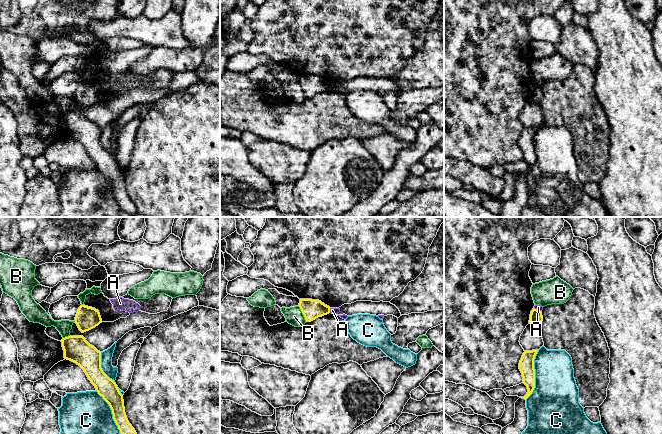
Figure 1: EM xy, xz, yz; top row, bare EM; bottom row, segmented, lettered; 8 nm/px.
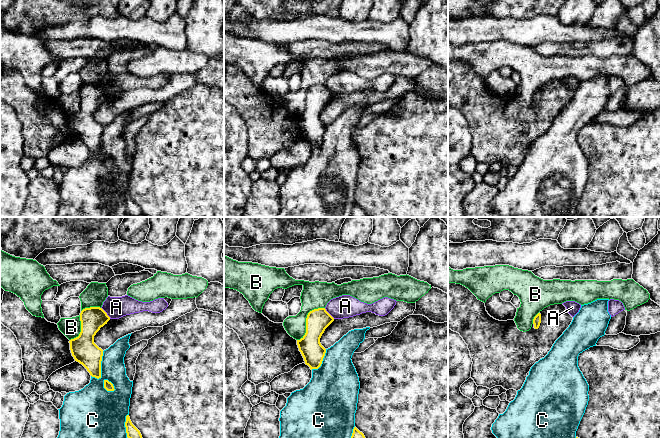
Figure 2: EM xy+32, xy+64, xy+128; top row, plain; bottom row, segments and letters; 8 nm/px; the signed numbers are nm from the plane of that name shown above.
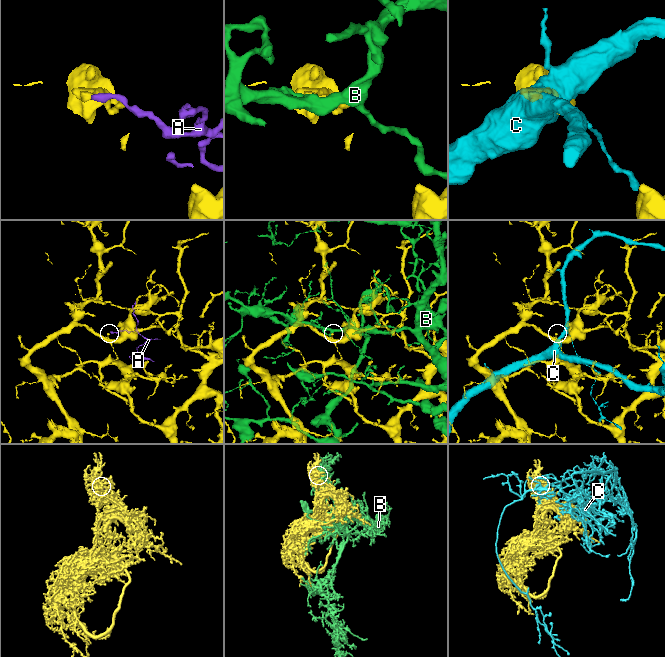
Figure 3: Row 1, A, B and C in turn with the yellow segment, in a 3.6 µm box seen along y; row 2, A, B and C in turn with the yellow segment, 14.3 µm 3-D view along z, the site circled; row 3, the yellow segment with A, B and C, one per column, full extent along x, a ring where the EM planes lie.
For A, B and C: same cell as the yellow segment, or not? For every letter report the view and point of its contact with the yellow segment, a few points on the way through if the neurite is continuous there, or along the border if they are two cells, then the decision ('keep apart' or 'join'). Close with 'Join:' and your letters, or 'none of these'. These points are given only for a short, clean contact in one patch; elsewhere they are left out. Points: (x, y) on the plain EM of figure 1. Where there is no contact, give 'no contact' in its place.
A: yz (538, 86) | along yz (534, 83), (541, 87) | keep apart
B: xz (303, 90) | keep apart
C: yz (534, 151) | keep apart
Join: none of these

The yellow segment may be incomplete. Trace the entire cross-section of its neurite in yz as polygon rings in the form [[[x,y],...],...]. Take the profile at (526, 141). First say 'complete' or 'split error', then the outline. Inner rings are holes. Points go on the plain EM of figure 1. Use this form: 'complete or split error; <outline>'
complete; [[[538,126],[525,127],[519,139],[519,145],[522,149],[523,159],[527,162],[528,168],[523,173],[525,176],[532,170],[535,164],[535,145],[534,135]]]

